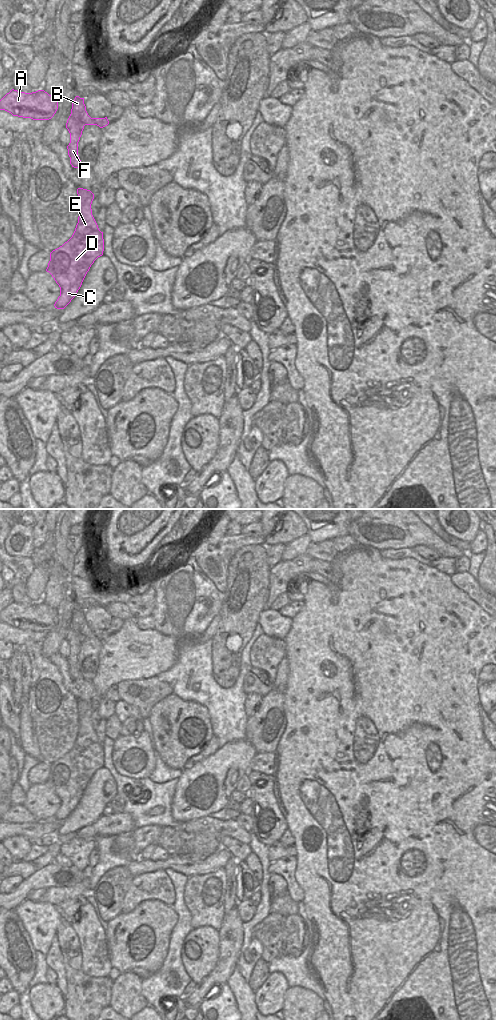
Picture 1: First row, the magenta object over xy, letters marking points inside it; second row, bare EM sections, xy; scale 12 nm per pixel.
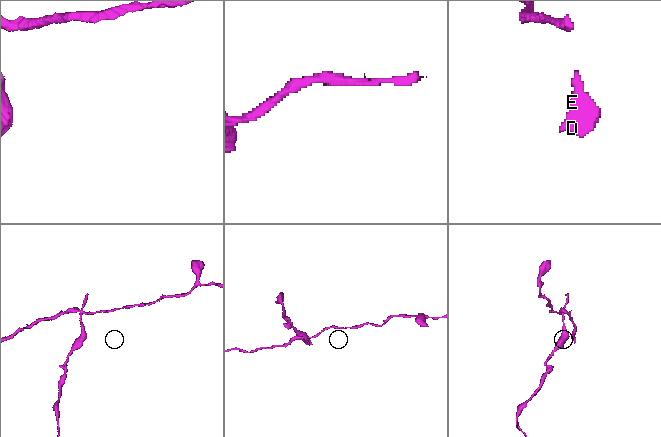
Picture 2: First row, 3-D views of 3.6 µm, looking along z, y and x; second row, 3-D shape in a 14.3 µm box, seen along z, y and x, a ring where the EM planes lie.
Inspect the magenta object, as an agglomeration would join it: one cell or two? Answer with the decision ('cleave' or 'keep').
cleave

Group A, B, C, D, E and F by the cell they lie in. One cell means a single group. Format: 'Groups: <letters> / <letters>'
Groups: A / B C D E F.

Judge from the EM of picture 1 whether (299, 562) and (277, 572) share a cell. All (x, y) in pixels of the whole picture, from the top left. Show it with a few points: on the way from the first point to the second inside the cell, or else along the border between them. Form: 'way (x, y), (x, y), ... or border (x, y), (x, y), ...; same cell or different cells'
way (294, 567), (286, 572), (282, 572); same cell

